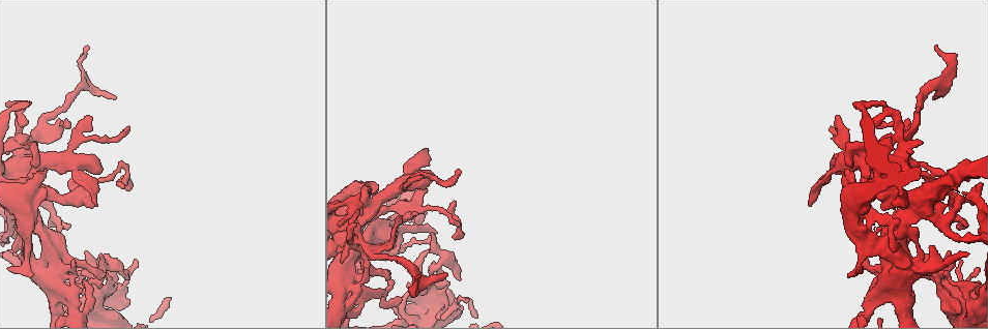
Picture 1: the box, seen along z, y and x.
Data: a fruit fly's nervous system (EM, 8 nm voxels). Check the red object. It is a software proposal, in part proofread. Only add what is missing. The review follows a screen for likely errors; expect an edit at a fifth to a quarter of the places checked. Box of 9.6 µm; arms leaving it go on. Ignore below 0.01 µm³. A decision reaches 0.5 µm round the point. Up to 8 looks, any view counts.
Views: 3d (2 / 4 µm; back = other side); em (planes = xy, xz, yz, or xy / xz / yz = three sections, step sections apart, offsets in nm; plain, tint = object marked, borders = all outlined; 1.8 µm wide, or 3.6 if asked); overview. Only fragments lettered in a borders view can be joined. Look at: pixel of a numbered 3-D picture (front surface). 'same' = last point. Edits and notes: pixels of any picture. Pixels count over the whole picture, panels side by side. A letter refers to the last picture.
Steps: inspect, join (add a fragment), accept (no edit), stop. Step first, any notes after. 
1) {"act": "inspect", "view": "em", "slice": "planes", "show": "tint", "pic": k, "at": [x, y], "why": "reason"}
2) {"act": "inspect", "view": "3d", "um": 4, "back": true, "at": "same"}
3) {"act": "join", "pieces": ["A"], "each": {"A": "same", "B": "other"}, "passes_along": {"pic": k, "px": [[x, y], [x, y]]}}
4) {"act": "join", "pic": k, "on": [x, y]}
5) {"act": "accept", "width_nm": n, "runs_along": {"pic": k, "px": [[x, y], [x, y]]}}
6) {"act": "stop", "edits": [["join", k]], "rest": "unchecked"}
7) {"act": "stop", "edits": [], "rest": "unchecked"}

{"act": "inspect", "view": "3d", "um": 2, "pic": 1, "at": [940, 277], "why": "touches itself"}

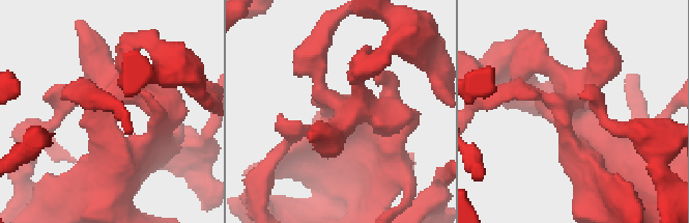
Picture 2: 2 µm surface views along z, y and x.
{"act": "inspect", "view": "em", "slice": "planes", "show": "tint", "pic": 2, "at": [565, 111], "why": "now the EM"}

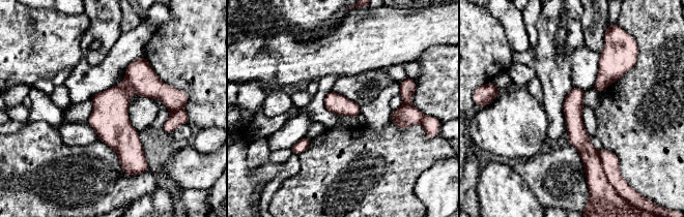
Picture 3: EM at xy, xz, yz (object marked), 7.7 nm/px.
{"act": "inspect", "view": "em", "slice": "planes", "show": "borders", "at": "same", "why": "what lies round it"}

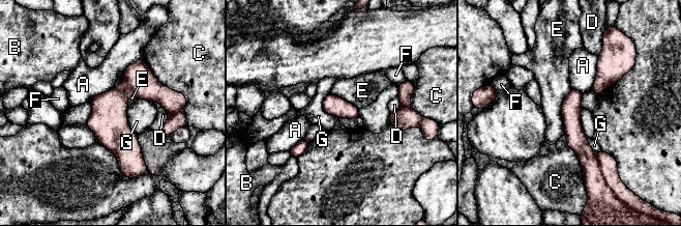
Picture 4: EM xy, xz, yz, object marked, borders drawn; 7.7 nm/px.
{"act": "accept", "longest_contact_nm": ["C", 420], "each": {"A": "other", "B": "other", "C": "other", "D": "other", "E": "other", "F": "other", "G": "other"}, "runs_along": {"pic": 4, "px": [[572, 92], [585, 171]]}, "found": "none of them fits"}

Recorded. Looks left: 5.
{"act": "inspect", "view": "em", "slice": "planes", "show": "borders", "pic": 1, "at": [32, 275], "why": "branch stops here"}

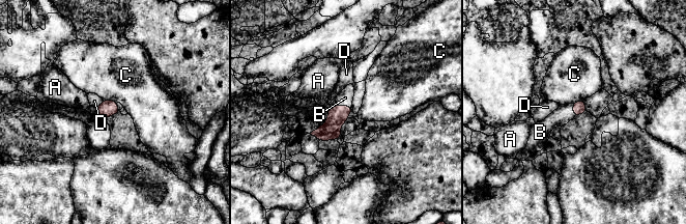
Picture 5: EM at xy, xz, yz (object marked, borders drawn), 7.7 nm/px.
{"act": "join", "pieces": ["B"], "width_nm": 100, "longest_contact_nm": ["B", 180], "each": {"A": "other", "B": "same", "C": "other", "D": "other"}, "found": "the neuron continues"}

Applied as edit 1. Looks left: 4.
{"act": "inspect", "view": "3d", "um": 4, "pic": 1, "at": [82, 66]}

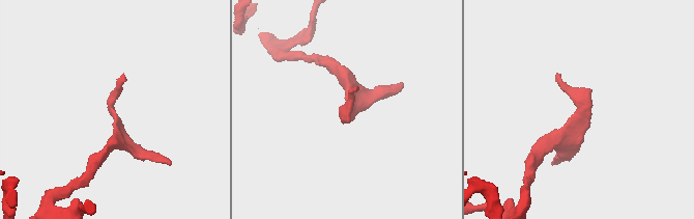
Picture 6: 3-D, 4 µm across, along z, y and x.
{"act": "inspect", "view": "em", "slice": "xy", "step": 8, "show": "tint", "pic": 6, "at": [585, 108]}

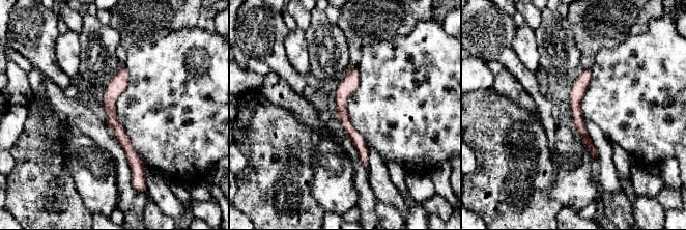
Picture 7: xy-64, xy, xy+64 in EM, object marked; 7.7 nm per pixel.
{"act": "inspect", "view": "em", "slice": "xy", "step": 8, "show": "borders", "at": "same", "why": "see the neighbours"}

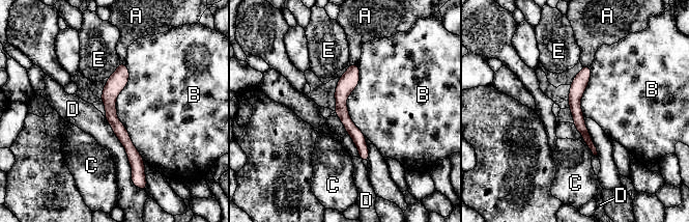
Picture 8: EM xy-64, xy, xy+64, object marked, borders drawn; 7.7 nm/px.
{"act": "accept", "each": {"A": "other", "B": "other", "C": "other", "D": "other", "E": "other"}, "border": {"pic": 8, "px": [[123, 62], [116, 115], [144, 159]]}, "found": "none of them fits"}

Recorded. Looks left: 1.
{"act": "stop", "edits": [["join", 5]], "rest": "unchecked"}

